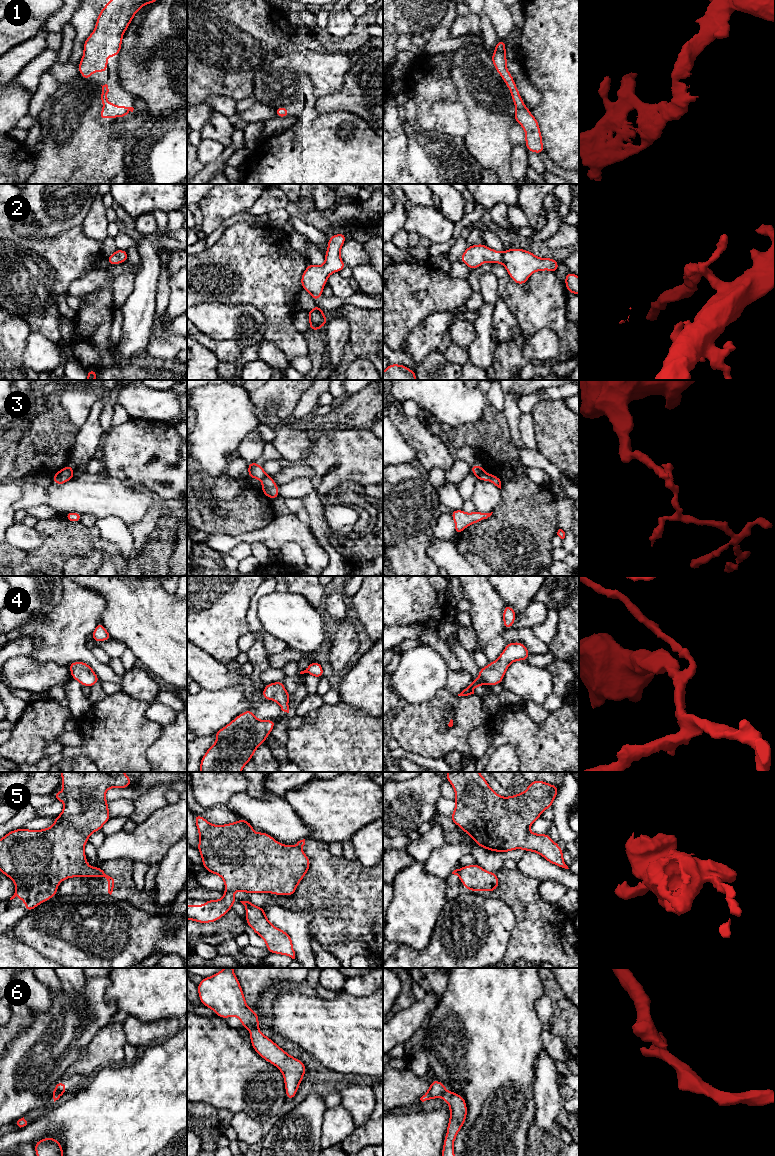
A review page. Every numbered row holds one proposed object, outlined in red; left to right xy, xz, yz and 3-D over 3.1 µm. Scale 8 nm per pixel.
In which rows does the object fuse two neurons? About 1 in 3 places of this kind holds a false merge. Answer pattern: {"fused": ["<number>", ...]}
{"fused": ["3", "5", "6"]}

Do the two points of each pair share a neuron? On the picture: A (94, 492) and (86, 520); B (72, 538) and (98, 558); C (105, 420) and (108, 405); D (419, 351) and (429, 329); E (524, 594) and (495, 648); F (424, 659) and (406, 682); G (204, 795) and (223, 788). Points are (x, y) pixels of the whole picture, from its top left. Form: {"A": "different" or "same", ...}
{"A": "different", "B": "different", "C": "same", "D": "same", "E": "different", "F": "same", "G": "same"}

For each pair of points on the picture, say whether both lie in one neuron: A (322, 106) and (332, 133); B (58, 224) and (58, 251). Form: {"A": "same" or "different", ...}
{"A": "different", "B": "different"}

